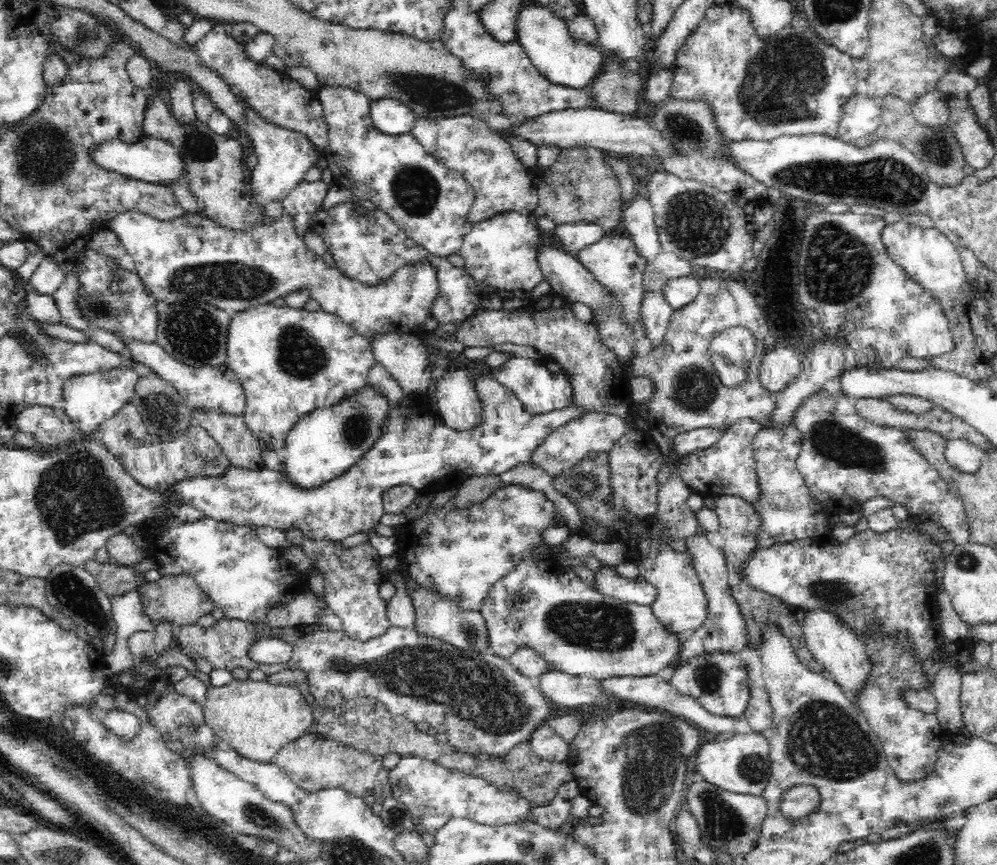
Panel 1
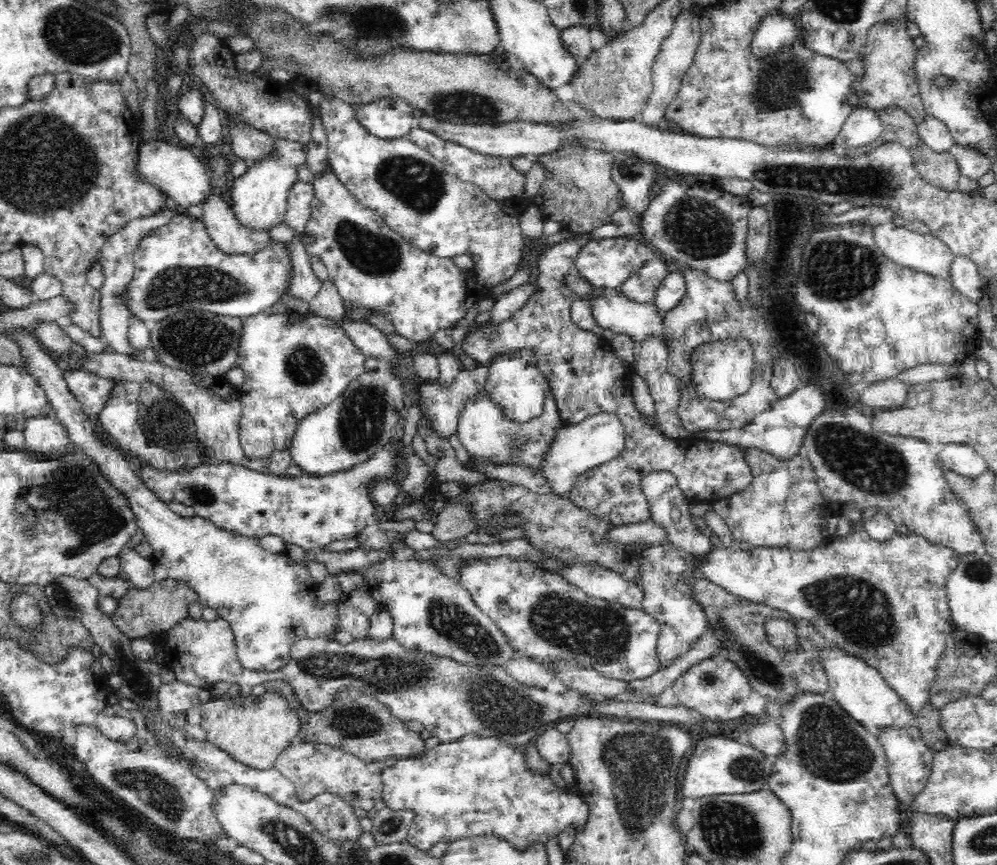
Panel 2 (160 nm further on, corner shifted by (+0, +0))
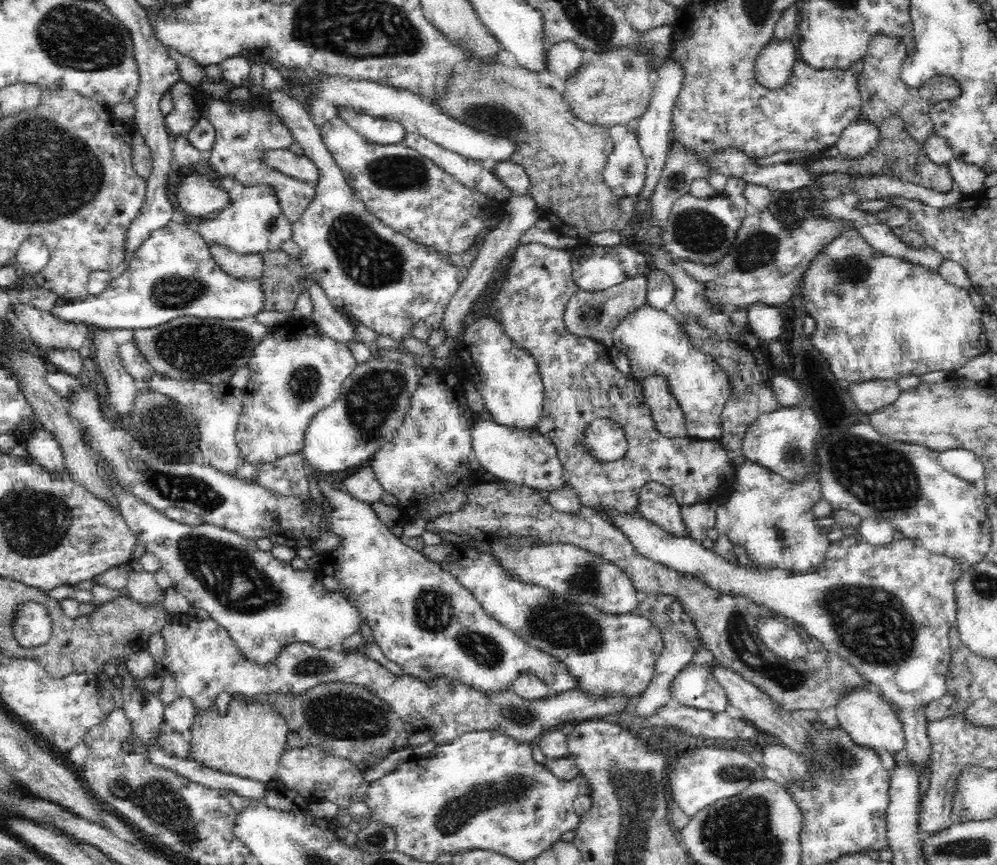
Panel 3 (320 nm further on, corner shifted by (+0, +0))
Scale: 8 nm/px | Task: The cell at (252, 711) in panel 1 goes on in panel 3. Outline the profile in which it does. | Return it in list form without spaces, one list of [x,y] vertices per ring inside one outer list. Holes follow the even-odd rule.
[[[232,700],[229,703],[228,711],[222,715],[218,707],[200,710],[196,715],[192,729],[191,751],[187,756],[188,760],[194,760],[198,765],[204,765],[212,770],[232,774],[241,778],[268,783],[276,781],[280,757],[288,744],[288,722],[283,714],[276,712],[275,706],[270,704],[246,704],[240,700]]]

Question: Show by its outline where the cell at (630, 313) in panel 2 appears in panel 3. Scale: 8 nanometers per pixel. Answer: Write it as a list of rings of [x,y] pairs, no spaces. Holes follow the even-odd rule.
[[[646,304],[643,307],[634,309],[632,312],[626,314],[621,318],[620,321],[614,326],[613,330],[613,346],[618,348],[620,352],[624,353],[624,355],[628,356],[628,361],[630,361],[630,372],[628,376],[632,379],[640,383],[640,390],[642,390],[641,386],[641,378],[645,375],[649,375],[650,373],[663,373],[663,376],[667,377],[668,383],[670,383],[670,391],[675,393],[675,396],[678,397],[680,408],[683,409],[683,413],[685,416],[685,424],[687,425],[688,434],[693,439],[702,439],[702,440],[720,440],[722,436],[722,427],[721,427],[721,412],[724,410],[724,406],[726,401],[731,398],[731,392],[734,391],[734,383],[732,383],[732,377],[728,375],[728,372],[724,370],[723,366],[720,366],[719,362],[715,360],[710,354],[701,352],[699,348],[694,347],[692,345],[692,339],[688,338],[688,333],[684,331],[684,327],[674,319],[674,317],[670,317],[666,311],[661,311],[660,309],[652,308],[650,305]]]

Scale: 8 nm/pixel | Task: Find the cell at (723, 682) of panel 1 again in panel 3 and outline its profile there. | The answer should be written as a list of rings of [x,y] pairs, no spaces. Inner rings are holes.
[[[690,661],[690,664],[674,677],[670,694],[686,707],[716,714],[725,712],[730,704],[727,691],[716,680],[714,669],[696,665],[694,661]]]

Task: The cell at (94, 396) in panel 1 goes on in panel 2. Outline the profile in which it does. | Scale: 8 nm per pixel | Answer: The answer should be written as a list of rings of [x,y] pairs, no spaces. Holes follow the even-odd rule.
[[[64,369],[63,377],[69,391],[80,403],[82,414],[87,418],[98,417],[106,401],[113,397],[113,388],[124,383],[92,376],[92,373],[84,372],[82,369]]]

